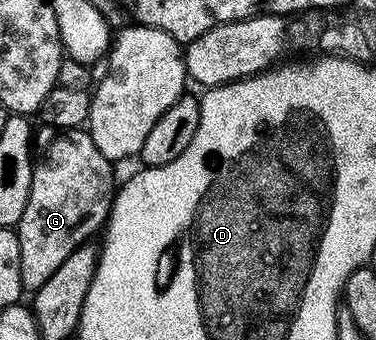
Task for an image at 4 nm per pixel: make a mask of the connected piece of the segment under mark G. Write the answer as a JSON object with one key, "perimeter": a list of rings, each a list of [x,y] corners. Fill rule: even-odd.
{"perimeter":[[[67,130],[56,136],[59,137],[48,146],[43,161],[40,164],[38,161],[32,167],[29,202],[17,225],[21,242],[21,282],[27,290],[45,286],[45,282],[53,278],[53,270],[57,270],[57,266],[61,266],[61,262],[65,262],[73,250],[88,243],[99,227],[99,231],[104,227],[117,191],[112,161],[101,154],[87,130]]]}

